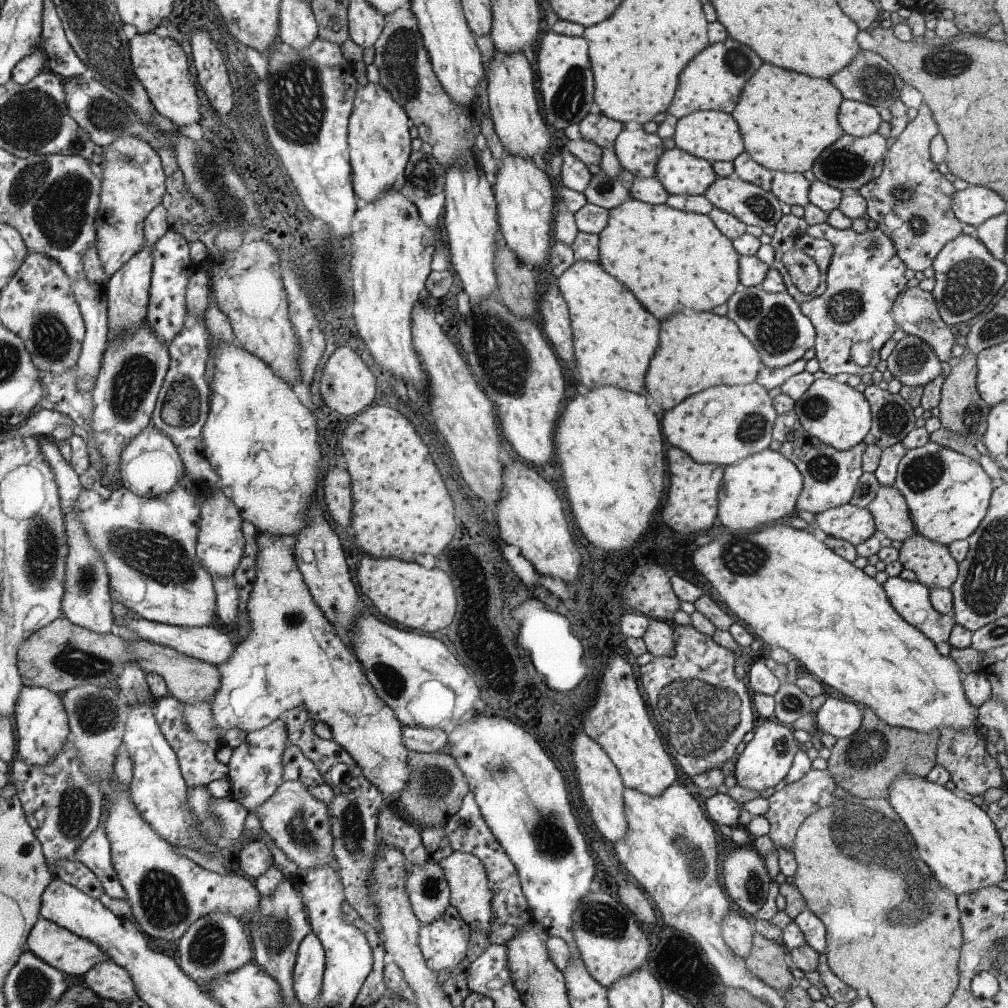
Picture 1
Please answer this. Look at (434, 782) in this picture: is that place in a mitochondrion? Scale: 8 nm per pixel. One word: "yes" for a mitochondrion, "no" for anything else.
yes

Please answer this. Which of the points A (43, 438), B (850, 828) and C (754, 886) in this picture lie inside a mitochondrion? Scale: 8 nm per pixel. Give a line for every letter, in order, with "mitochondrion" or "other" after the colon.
A: other
B: mitochondrion
C: mitochondrion

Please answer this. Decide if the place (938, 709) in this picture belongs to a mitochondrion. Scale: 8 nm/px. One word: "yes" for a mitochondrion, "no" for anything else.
no

